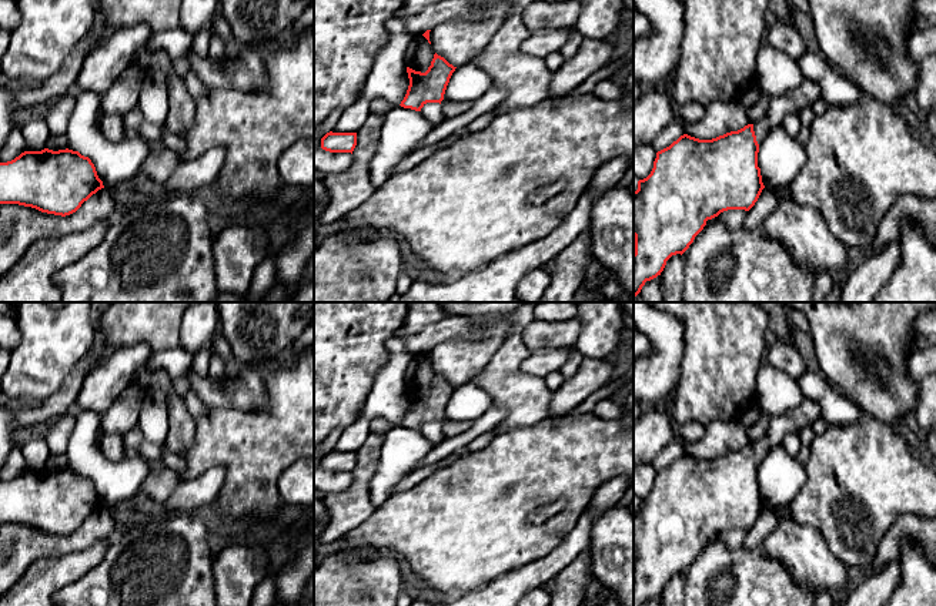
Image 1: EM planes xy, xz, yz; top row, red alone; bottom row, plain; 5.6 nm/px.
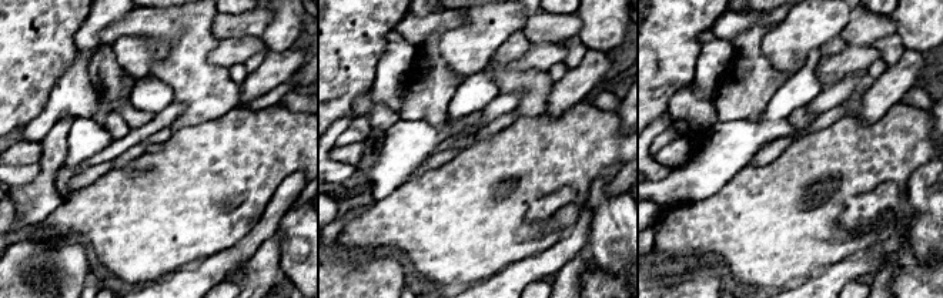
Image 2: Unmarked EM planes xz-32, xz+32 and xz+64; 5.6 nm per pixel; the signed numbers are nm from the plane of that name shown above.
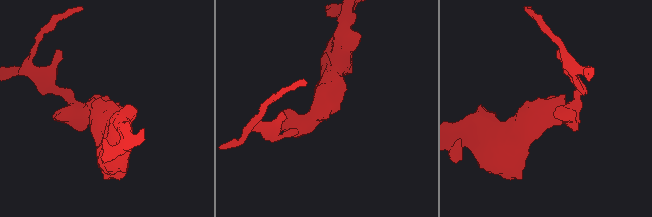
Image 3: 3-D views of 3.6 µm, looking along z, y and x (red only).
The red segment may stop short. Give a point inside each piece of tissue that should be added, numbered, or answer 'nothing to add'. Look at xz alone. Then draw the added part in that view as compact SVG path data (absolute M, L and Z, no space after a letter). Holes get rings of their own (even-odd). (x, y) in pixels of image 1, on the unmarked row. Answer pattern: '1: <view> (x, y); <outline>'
1: xz (433, 431); M427 422L421 428L424 438L427 438L432 445L438 445L445 439L442 426L439 422Z

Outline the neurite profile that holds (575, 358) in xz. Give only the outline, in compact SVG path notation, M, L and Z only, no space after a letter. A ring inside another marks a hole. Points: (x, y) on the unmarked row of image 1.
M574 348L574 352L569 355L568 361L559 369L564 378L571 378L582 364L584 356Z

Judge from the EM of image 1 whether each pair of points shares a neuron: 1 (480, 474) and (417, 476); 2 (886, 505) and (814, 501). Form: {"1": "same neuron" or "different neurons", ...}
{"1": "different neurons", "2": "same neuron"}

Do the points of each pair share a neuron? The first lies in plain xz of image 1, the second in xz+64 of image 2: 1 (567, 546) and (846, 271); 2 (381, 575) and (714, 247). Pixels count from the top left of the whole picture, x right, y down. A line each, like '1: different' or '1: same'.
1: same
2: different

